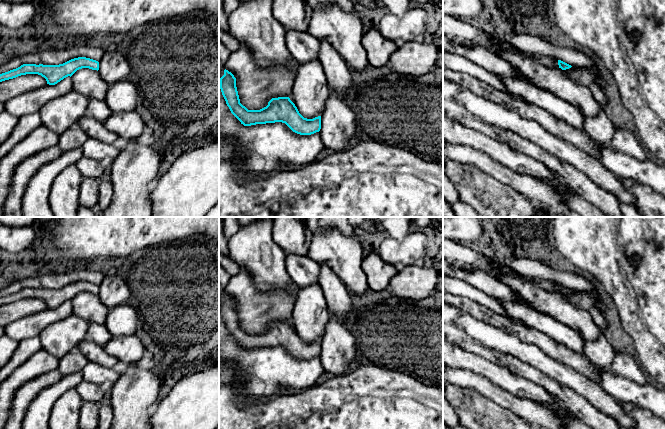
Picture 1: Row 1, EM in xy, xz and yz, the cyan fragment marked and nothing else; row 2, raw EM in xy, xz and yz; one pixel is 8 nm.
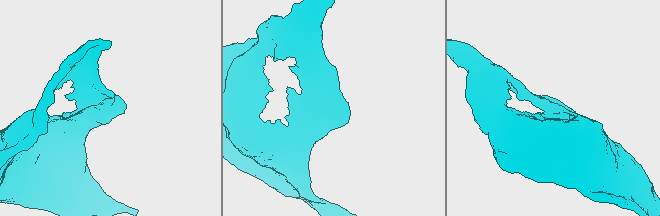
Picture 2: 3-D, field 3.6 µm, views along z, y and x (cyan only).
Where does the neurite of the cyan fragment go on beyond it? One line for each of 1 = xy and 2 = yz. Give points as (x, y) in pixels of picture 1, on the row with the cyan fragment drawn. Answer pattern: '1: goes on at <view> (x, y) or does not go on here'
1: does not go on here
2: does not go on here

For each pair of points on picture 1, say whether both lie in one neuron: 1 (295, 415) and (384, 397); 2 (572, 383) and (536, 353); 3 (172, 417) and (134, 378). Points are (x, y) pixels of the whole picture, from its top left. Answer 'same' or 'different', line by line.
1: same
2: same
3: different

